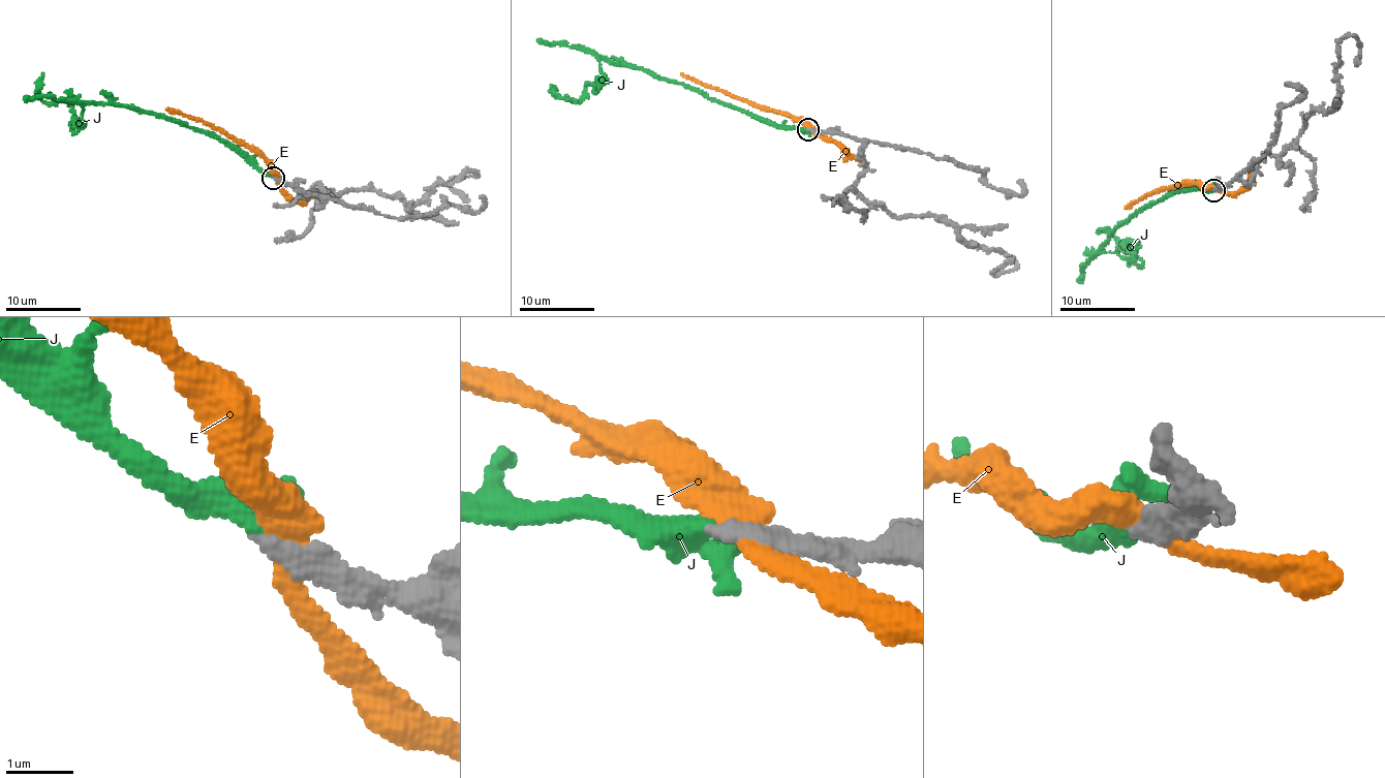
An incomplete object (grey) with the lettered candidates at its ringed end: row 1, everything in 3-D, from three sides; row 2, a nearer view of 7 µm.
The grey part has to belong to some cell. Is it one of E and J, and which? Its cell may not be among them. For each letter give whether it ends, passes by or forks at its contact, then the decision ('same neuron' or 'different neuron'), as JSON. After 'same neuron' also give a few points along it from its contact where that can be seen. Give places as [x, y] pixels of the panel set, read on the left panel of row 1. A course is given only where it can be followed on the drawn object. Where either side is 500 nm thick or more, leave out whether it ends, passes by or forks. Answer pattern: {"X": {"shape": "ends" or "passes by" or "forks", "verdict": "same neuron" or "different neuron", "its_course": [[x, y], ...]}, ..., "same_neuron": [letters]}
{"E": {"shape": "passes by", "verdict": "different neuron"}, "J": {"shape": "passes by", "verdict": "same neuron", "its_course": [[275, 177], [209, 133], [125, 106], [87, 102], [79, 124], [69, 100], [44, 101], [38, 92], [43, 72]]}, "same_neuron": ["J"]}

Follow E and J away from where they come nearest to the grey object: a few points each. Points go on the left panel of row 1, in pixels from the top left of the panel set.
E: (278, 180), (262, 155), (247, 146), (165, 109)
J: (275, 177), (209, 133), (125, 106), (87, 102), (79, 124), (69, 100), (44, 101), (38, 92), (43, 72)

